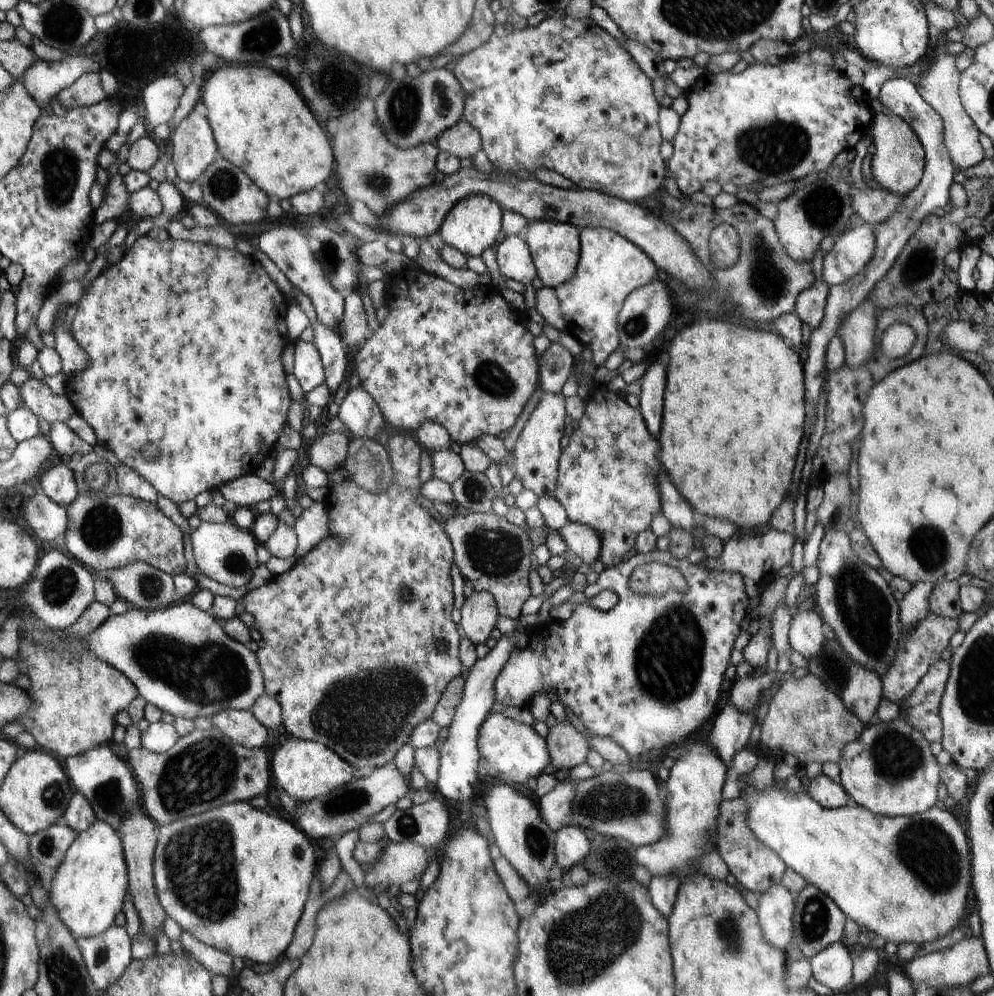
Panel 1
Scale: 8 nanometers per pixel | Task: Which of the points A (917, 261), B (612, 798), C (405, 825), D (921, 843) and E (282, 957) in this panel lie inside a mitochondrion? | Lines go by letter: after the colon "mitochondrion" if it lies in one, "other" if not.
A: mitochondrion
B: mitochondrion
C: mitochondrion
D: mitochondrion
E: other

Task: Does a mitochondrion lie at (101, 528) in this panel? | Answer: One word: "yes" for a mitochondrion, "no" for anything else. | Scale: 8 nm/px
yes

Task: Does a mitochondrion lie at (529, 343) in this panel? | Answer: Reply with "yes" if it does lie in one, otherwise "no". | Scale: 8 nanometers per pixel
no

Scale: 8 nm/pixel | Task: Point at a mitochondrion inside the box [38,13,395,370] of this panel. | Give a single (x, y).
(59, 173)

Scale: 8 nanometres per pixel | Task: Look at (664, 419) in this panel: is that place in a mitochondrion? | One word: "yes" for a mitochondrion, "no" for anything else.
no

